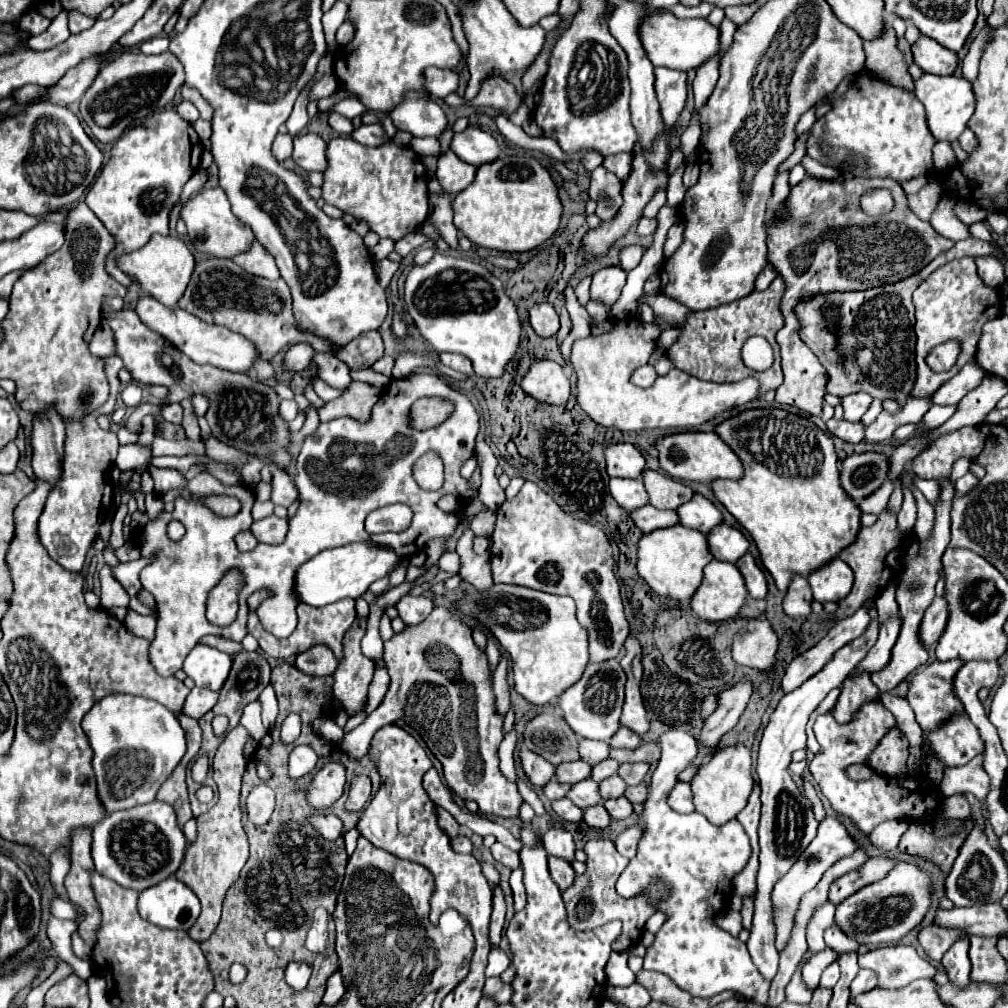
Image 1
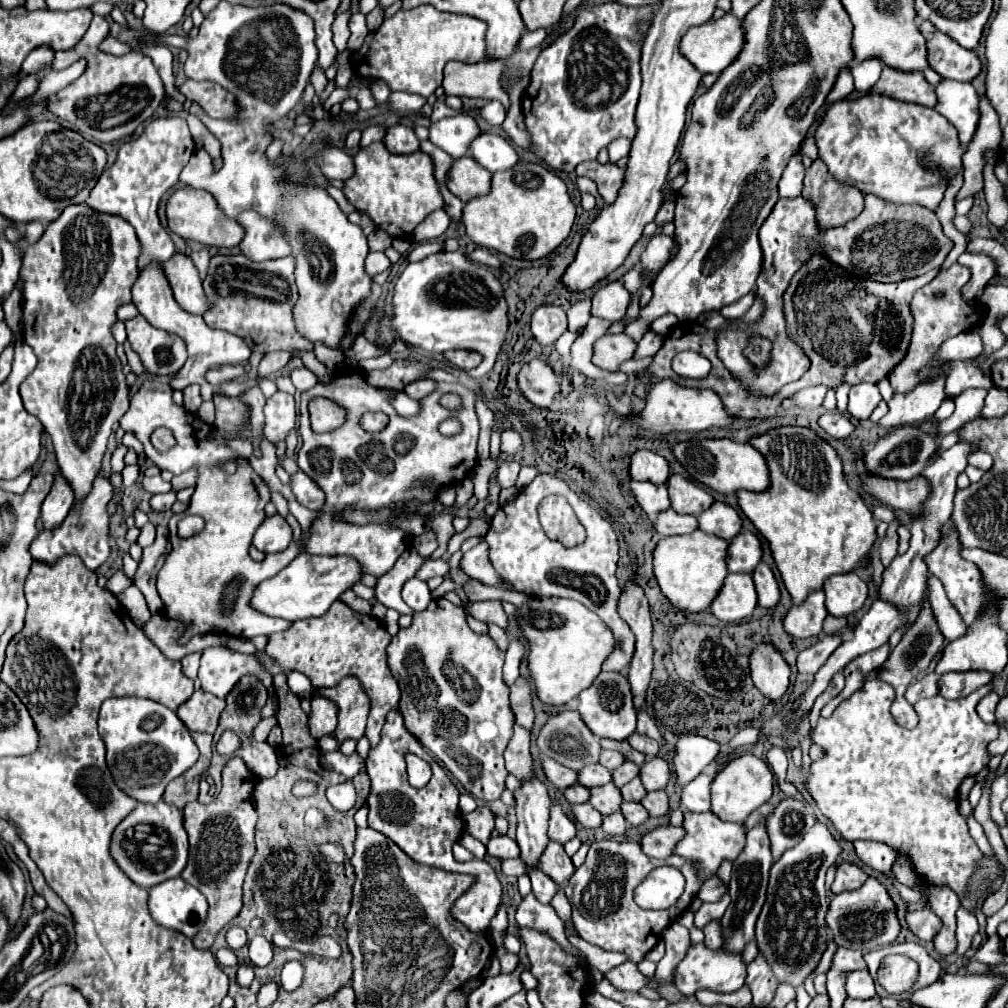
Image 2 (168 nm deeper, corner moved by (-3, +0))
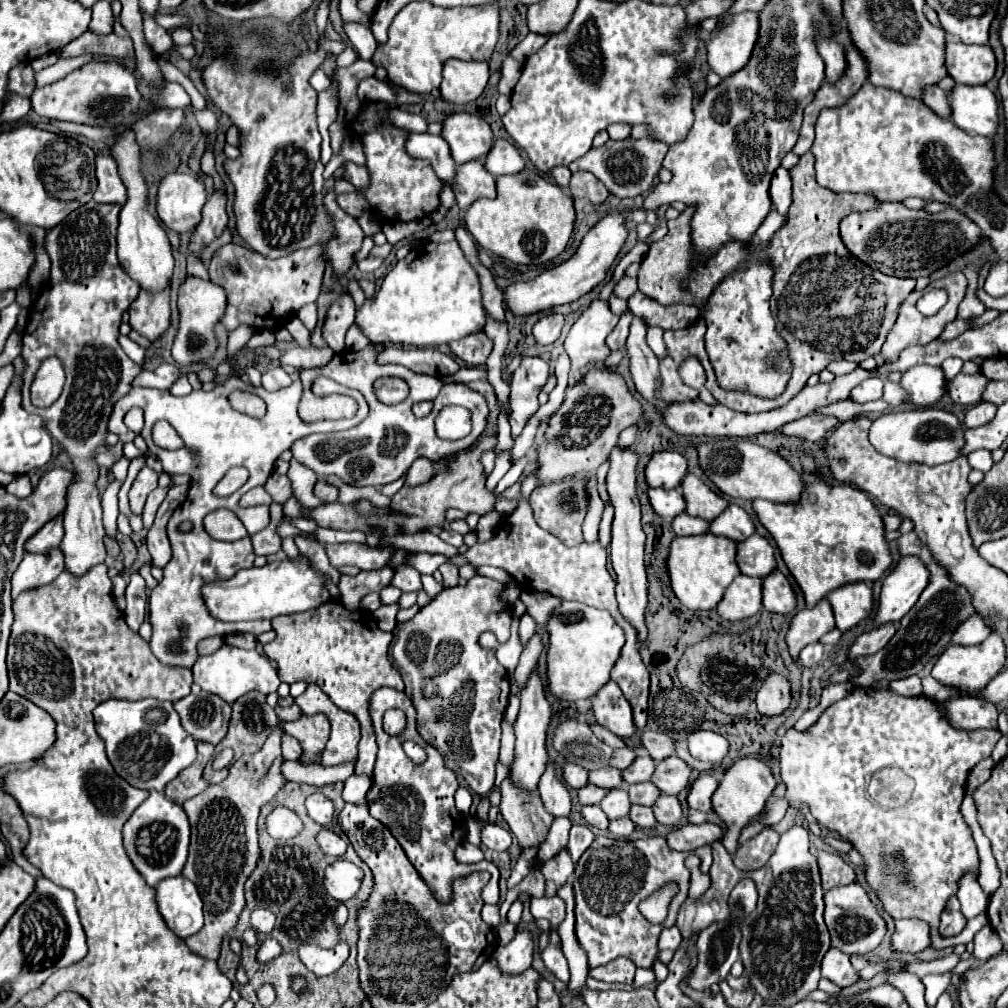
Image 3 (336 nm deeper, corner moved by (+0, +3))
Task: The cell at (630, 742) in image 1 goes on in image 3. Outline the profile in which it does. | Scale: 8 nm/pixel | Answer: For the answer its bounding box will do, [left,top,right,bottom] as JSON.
[642,731,676,763]

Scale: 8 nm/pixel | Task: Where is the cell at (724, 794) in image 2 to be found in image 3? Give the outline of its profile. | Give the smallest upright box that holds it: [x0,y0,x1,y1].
[712,757,776,851]

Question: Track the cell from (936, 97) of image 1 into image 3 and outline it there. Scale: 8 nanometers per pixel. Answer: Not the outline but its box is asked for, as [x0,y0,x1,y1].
[950,85,998,137]

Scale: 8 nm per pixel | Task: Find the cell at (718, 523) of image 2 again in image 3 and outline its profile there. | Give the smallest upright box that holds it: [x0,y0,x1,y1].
[710,505,756,543]

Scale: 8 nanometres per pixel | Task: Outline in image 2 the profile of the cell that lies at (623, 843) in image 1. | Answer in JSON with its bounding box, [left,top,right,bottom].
[641,824,683,860]

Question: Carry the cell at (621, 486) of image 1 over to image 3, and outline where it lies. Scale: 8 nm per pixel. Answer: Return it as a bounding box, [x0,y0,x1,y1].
[648,489,686,519]

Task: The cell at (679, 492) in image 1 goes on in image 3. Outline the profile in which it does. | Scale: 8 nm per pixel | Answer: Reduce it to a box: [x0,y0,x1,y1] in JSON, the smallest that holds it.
[680,475,728,521]

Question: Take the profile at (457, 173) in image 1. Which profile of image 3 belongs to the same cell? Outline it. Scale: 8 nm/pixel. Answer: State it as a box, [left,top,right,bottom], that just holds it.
[452,161,496,211]

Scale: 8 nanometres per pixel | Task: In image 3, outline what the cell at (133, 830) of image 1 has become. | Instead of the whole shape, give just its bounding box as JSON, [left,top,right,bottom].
[124,791,190,885]

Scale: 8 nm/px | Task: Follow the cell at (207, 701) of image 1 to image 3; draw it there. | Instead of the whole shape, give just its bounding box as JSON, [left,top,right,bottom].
[174,691,232,745]

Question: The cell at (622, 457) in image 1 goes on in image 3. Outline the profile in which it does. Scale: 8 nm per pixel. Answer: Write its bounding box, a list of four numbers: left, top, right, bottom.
[646,451,688,489]

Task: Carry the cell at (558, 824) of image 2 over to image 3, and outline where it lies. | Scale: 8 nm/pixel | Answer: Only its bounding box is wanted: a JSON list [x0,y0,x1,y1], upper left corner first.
[538,761,570,817]

